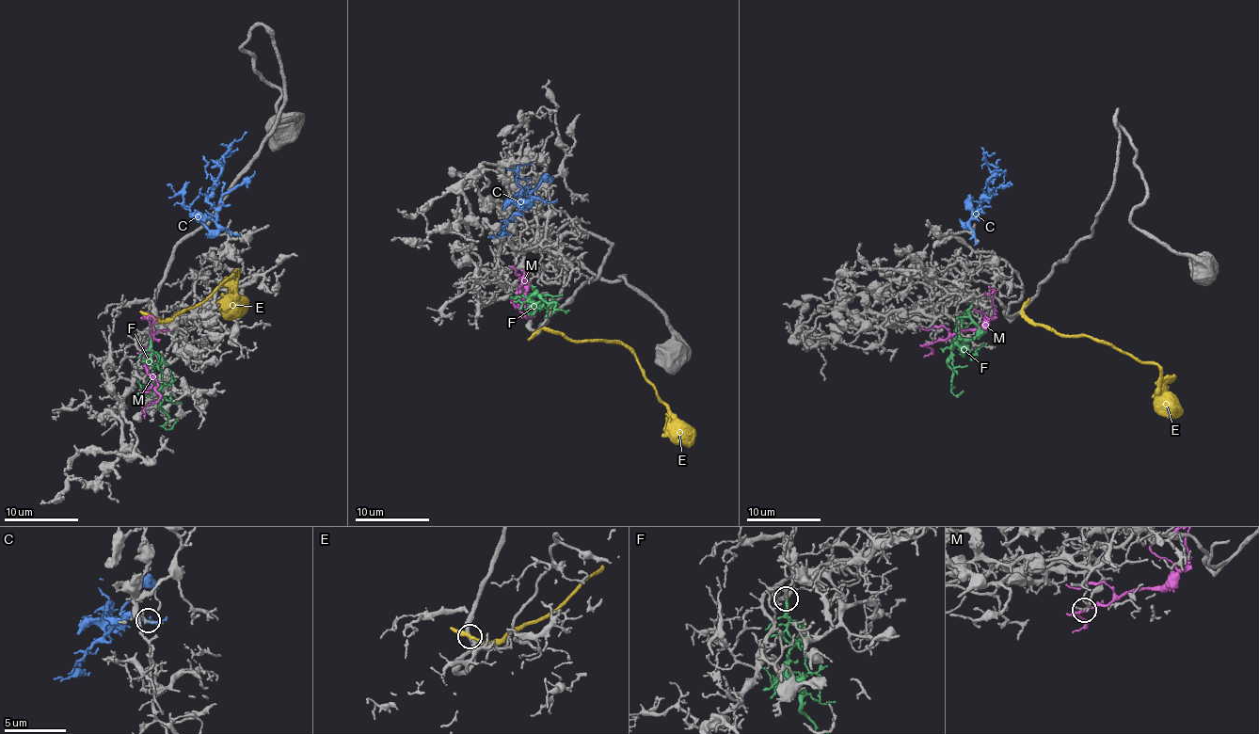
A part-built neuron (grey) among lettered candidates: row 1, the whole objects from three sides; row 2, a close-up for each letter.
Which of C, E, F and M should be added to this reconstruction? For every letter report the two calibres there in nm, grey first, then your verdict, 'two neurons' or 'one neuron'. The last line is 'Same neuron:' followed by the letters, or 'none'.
C: 180/220 nm | two neurons
E: 280/280 nm | two neurons
F: 140/180 nm | one neuron
M: 180/200 nm | two neurons
Same neuron: F

